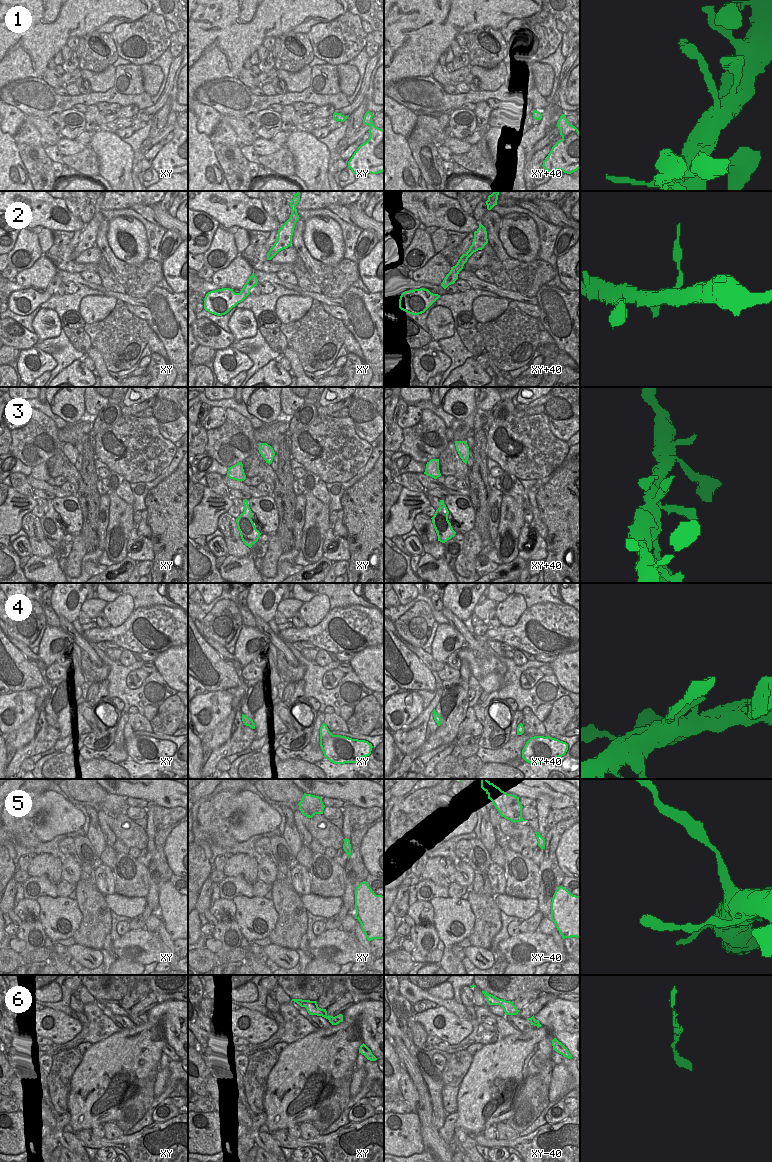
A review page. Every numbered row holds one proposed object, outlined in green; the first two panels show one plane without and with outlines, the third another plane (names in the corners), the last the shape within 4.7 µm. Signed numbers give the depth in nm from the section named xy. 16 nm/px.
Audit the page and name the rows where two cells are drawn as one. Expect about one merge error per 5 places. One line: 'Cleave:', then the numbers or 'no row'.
Cleave: 2, 5

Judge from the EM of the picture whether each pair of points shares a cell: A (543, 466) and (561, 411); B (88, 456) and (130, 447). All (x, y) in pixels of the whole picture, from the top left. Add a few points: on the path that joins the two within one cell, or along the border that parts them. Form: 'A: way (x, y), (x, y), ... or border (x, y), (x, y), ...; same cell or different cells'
A: border (545, 412), (548, 415); different cells
B: border (94, 439), (95, 457); different cells

